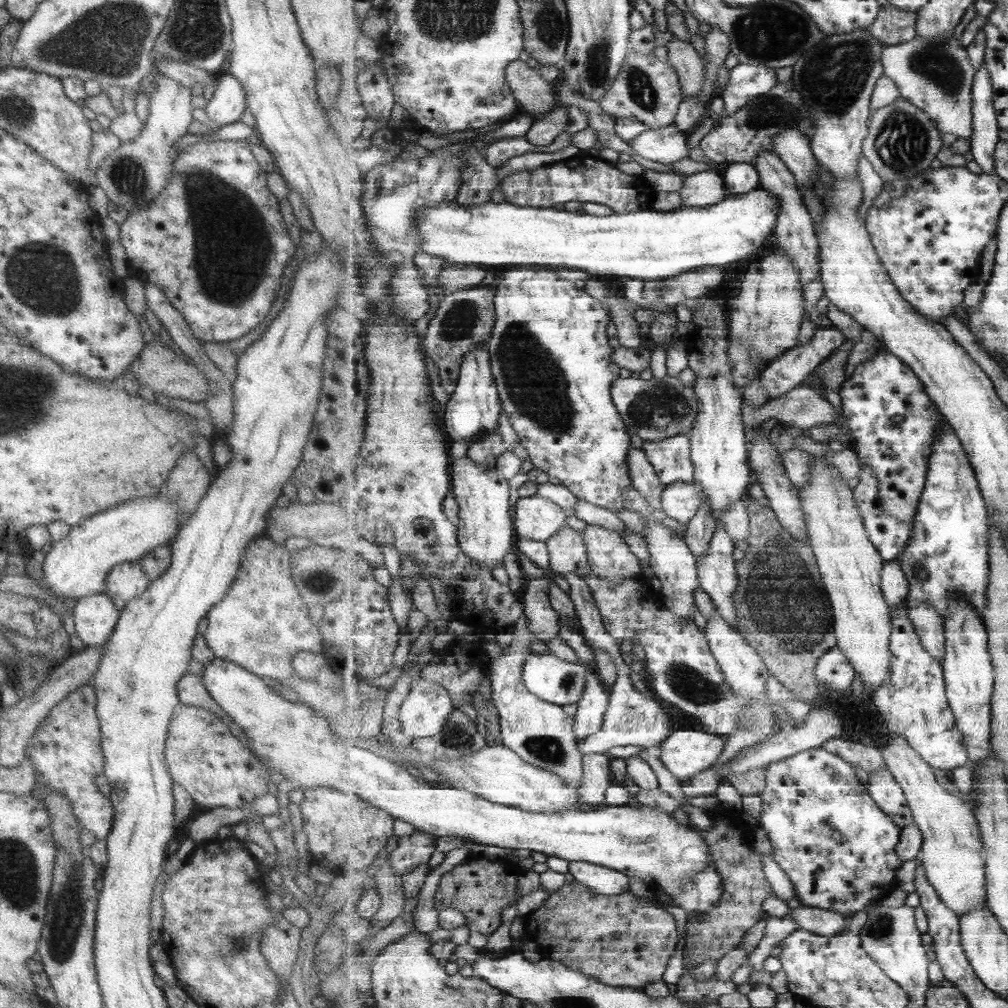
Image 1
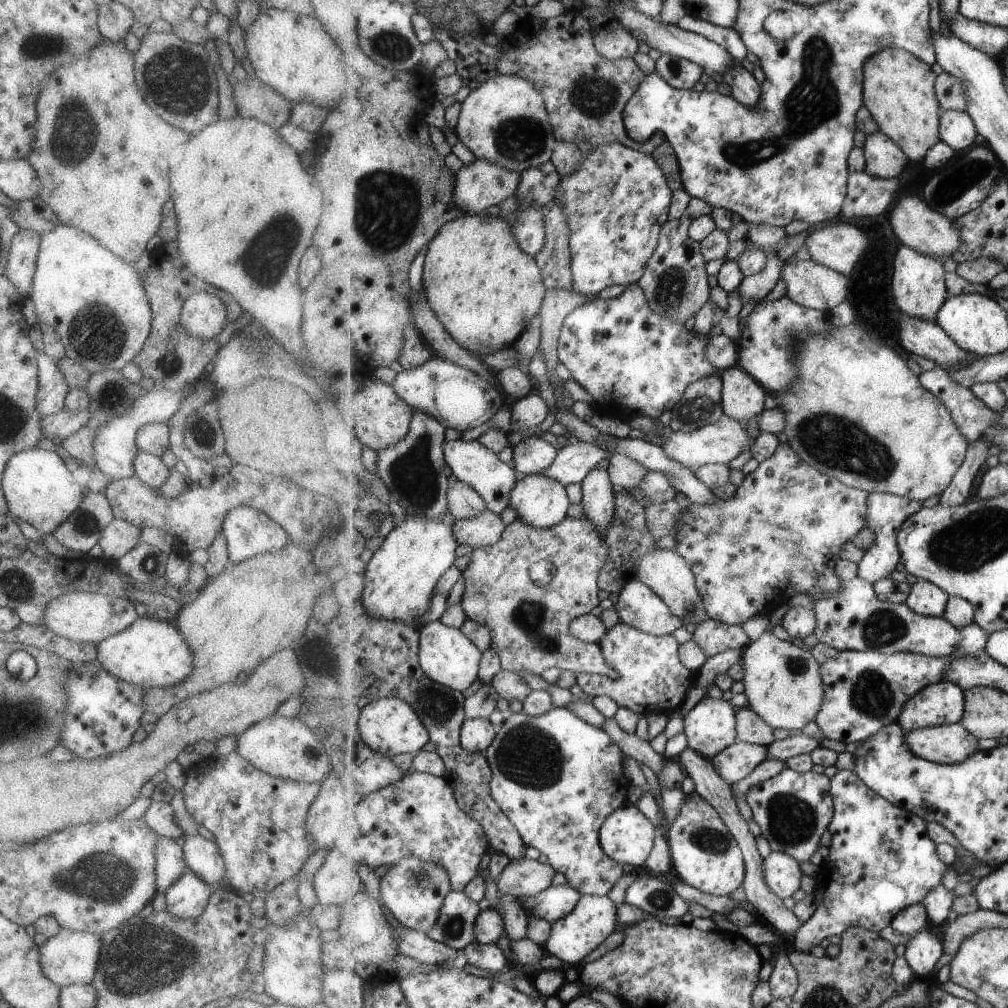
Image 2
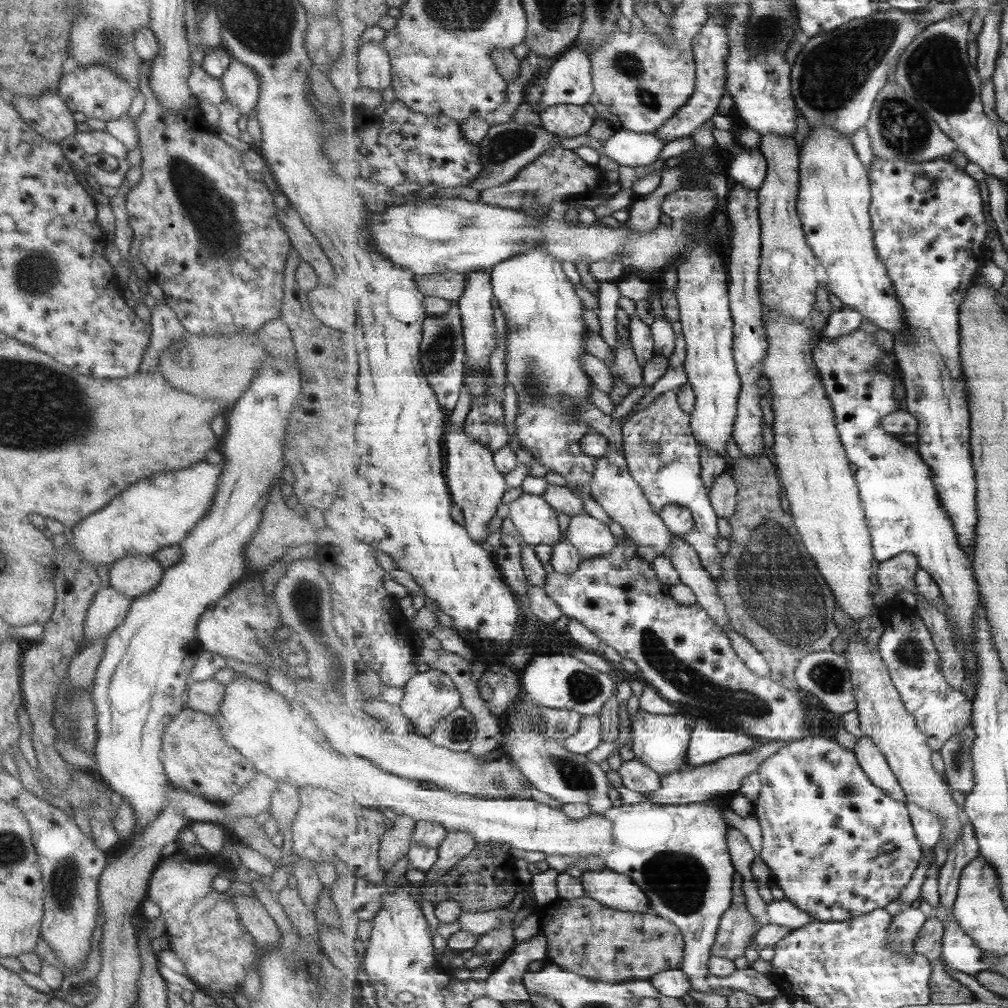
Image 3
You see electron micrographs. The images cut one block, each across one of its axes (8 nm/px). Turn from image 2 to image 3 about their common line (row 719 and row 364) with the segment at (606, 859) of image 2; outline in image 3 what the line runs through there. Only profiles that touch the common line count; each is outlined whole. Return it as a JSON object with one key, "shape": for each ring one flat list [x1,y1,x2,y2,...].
{"shape":[[537,247,537,249,531,249,529,253,521,253,508,261,503,261,497,264,493,268,492,272,492,283,493,283,493,293,495,293,495,298,499,299,499,306,501,308,500,324,501,327,509,329,509,334,507,334,507,380,513,386,514,391,517,395,517,418,516,418,516,433,518,438,521,440,521,446,529,449,532,452,533,458,537,458,539,464,543,465,548,469,548,472,558,473,563,476,566,480,570,481,571,484,581,486,588,490,593,484,593,474,596,473,596,462,599,459,590,458,583,450,581,442,583,442,584,437,590,434,590,427,583,425,578,422,578,419,566,408,564,400,590,400,589,394,589,384,593,383,591,376,585,372,584,363,581,362,581,357,585,356,588,348,587,333,589,329,585,326,583,322,583,310,585,310,585,304,579,294,577,294,576,286,569,280,569,276,563,272,563,263,559,259,555,258,555,255,551,251,547,251,547,247]]}

